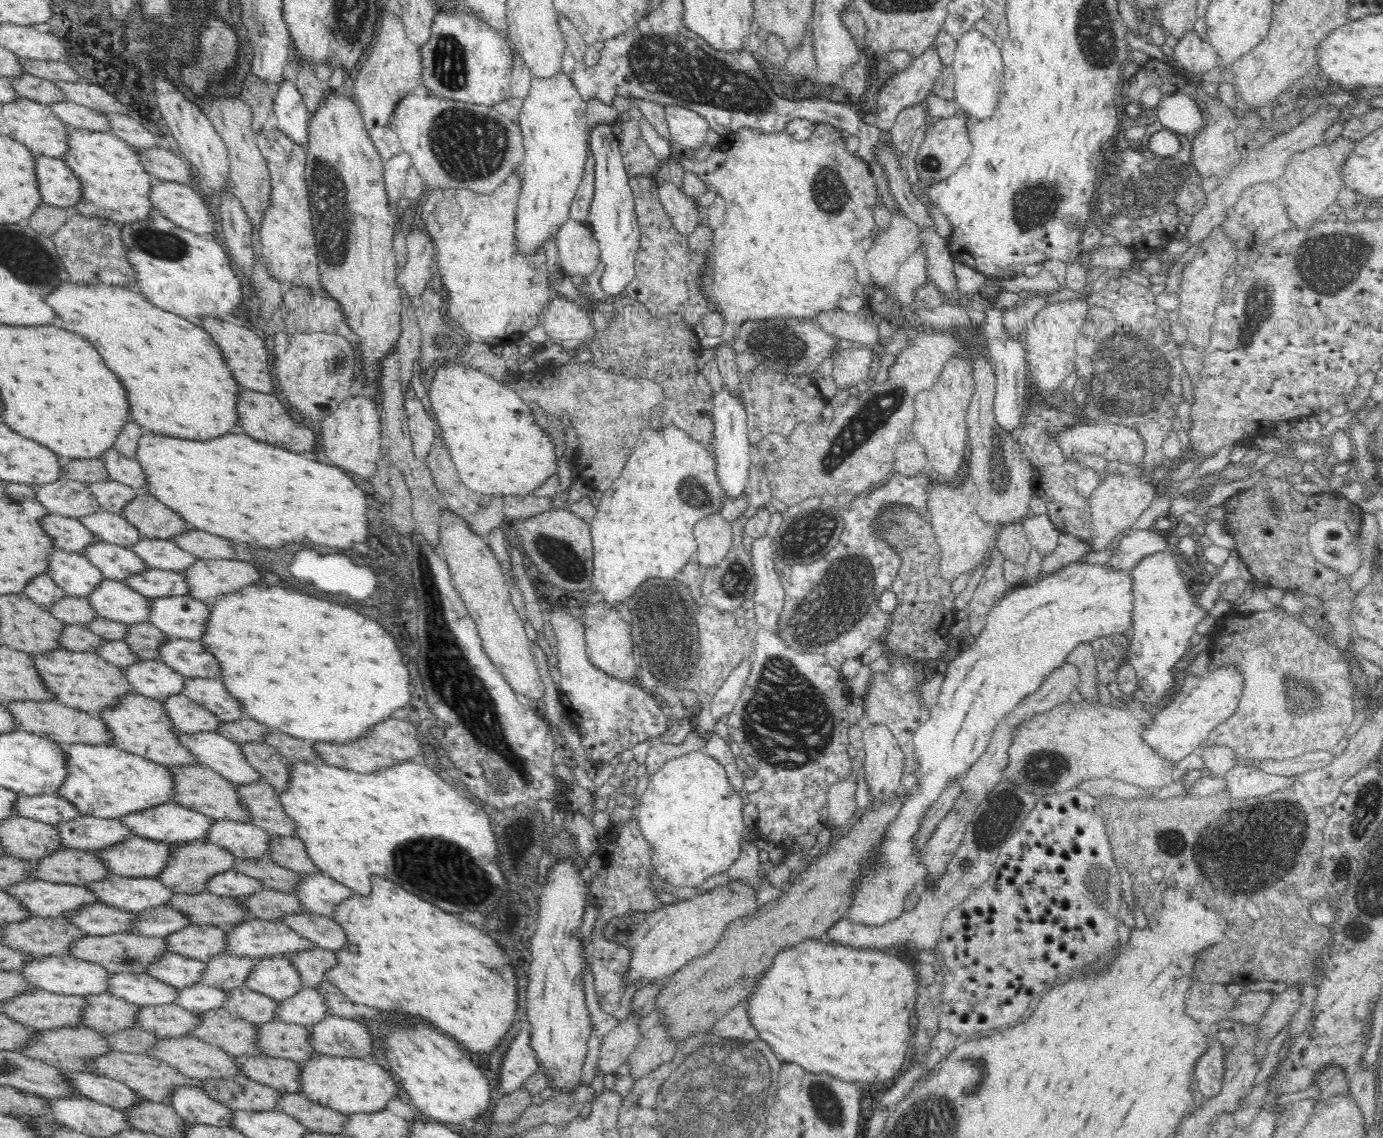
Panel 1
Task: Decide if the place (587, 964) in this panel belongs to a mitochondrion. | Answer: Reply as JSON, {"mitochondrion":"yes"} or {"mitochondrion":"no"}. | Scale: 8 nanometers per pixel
{"mitochondrion":"no"}

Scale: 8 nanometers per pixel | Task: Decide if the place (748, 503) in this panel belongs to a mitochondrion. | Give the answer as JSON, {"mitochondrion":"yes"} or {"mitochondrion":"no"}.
{"mitochondrion":"no"}

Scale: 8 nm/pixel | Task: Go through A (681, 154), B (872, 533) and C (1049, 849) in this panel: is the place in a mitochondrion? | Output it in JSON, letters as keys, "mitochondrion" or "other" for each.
{"A":"other","B":"mitochondrion","C":"other"}

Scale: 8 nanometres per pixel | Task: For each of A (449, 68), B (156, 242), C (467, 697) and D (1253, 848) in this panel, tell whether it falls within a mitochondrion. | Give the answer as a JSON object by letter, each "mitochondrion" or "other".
{"A":"mitochondrion","B":"mitochondrion","C":"mitochondrion","D":"mitochondrion"}

